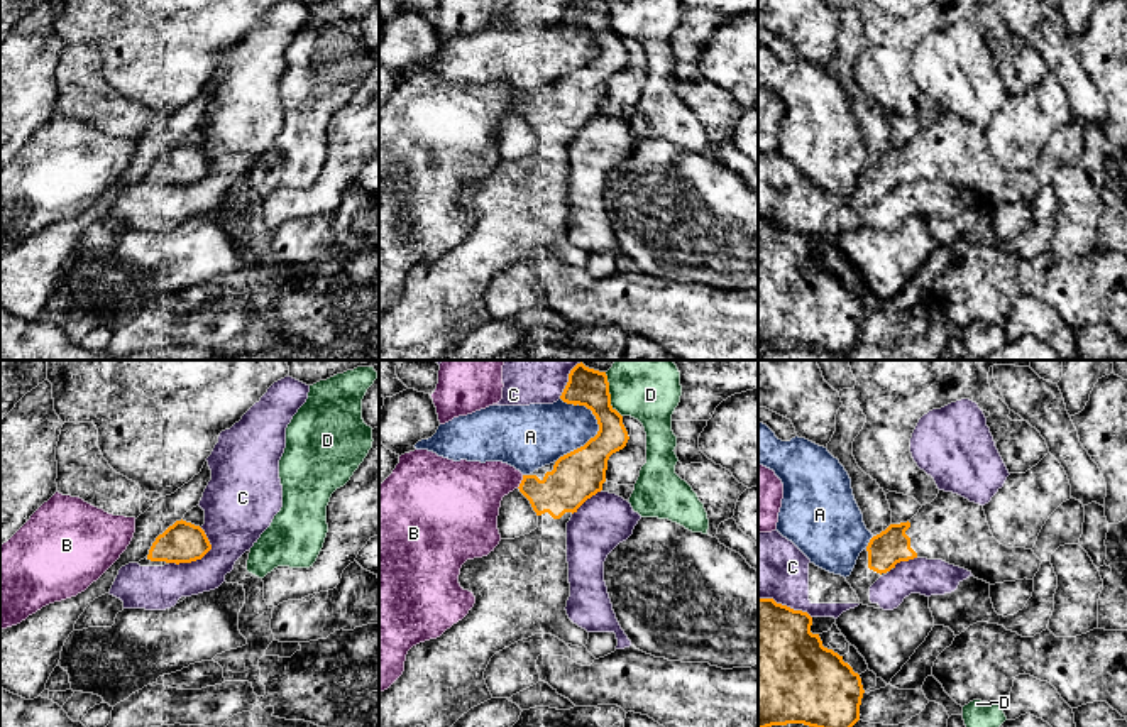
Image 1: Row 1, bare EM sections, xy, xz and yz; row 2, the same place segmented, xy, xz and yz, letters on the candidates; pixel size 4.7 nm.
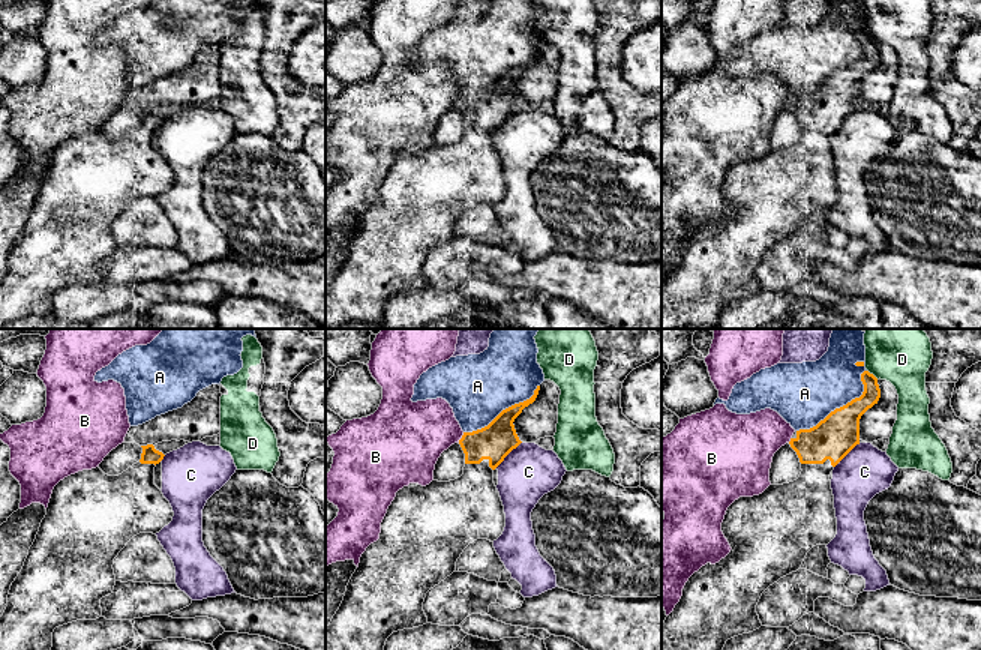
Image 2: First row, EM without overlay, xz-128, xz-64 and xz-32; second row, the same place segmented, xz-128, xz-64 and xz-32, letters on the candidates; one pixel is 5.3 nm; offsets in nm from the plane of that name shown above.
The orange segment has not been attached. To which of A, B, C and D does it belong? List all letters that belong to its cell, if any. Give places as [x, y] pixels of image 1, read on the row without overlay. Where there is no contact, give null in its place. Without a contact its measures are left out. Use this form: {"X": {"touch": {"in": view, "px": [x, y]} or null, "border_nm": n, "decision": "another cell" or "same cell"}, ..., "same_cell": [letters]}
{"A": {"touch": {"in": "xz", "px": [599, 49]}, "border_nm": 320, "decision": "another cell"}, "B": {"touch": {"in": "xz", "px": [522, 103]}, "border_nm": 70, "decision": "another cell"}, "C": {"touch": {"in": "xy", "px": [200, 180]}, "border_nm": 240, "decision": "another cell"}, "D": {"touch": {"in": "xz", "px": [610, 19]}, "border_nm": 200, "decision": "another cell"}, "same_cell": []}

